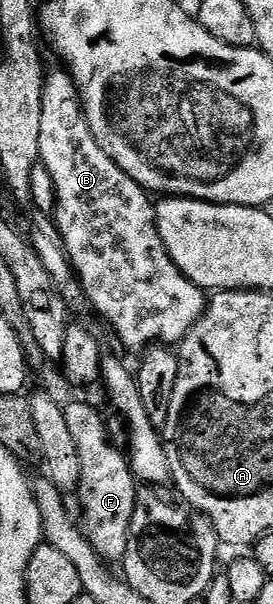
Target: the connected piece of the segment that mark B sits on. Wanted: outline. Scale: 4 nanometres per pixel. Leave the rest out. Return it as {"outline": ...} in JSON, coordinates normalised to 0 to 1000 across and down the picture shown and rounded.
{"outline":[[[212,111],[168,123],[158,136],[158,156],[150,157],[150,243],[143,245],[143,263],[165,278],[179,283],[179,296],[201,311],[201,343],[194,348],[194,368],[216,379],[231,407],[245,417],[245,425],[260,432],[260,440],[275,445],[275,455],[289,462],[289,474],[304,478],[304,488],[315,503],[333,503],[385,530],[407,536],[414,550],[436,556],[436,565],[465,578],[535,579],[560,571],[604,571],[615,575],[652,573],[656,566],[700,550],[700,545],[722,535],[722,528],[736,528],[747,512],[758,508],[762,493],[751,490],[747,480],[711,472],[681,455],[659,449],[634,435],[634,429],[612,416],[604,416],[604,402],[590,402],[590,389],[568,374],[568,339],[546,325],[542,315],[520,313],[498,300],[473,296],[473,290],[458,290],[458,283],[443,283],[443,276],[429,276],[429,270],[414,270],[414,263],[399,263],[399,257],[385,257],[385,250],[370,250],[370,243],[355,243],[355,230],[341,230],[341,224],[326,217],[326,204],[319,192],[304,189],[304,174],[289,169],[289,154],[278,151],[275,139],[260,131],[260,123],[242,113]]]}

